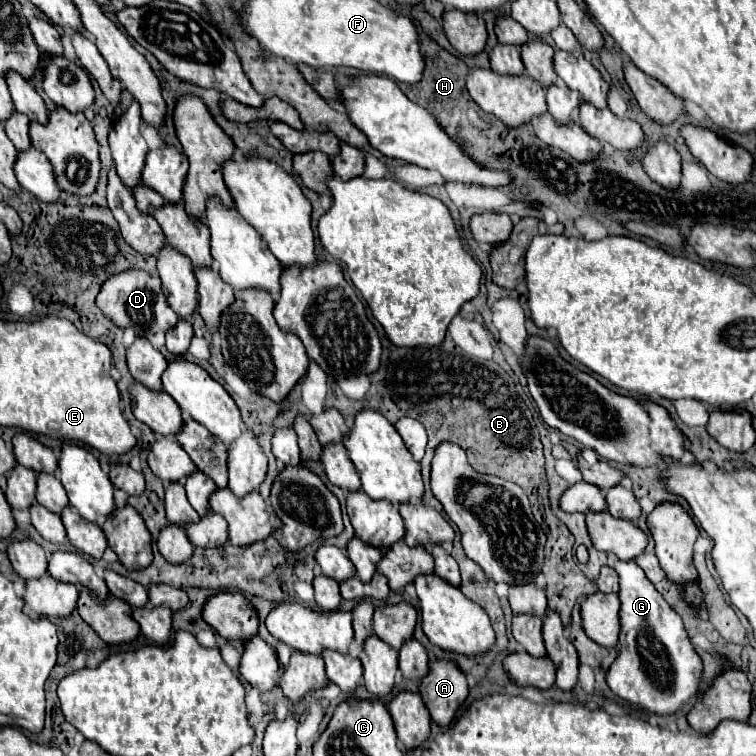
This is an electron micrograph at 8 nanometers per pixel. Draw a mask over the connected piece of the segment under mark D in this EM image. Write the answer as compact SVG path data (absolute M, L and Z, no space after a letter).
M125 270L121 274L113 274L113 278L107 278L103 282L103 286L101 286L99 296L97 296L97 306L117 326L133 328L137 332L137 336L157 334L159 330L167 332L179 320L177 314L167 304L167 298L165 298L165 294L161 290L159 276L147 274L143 270Z

